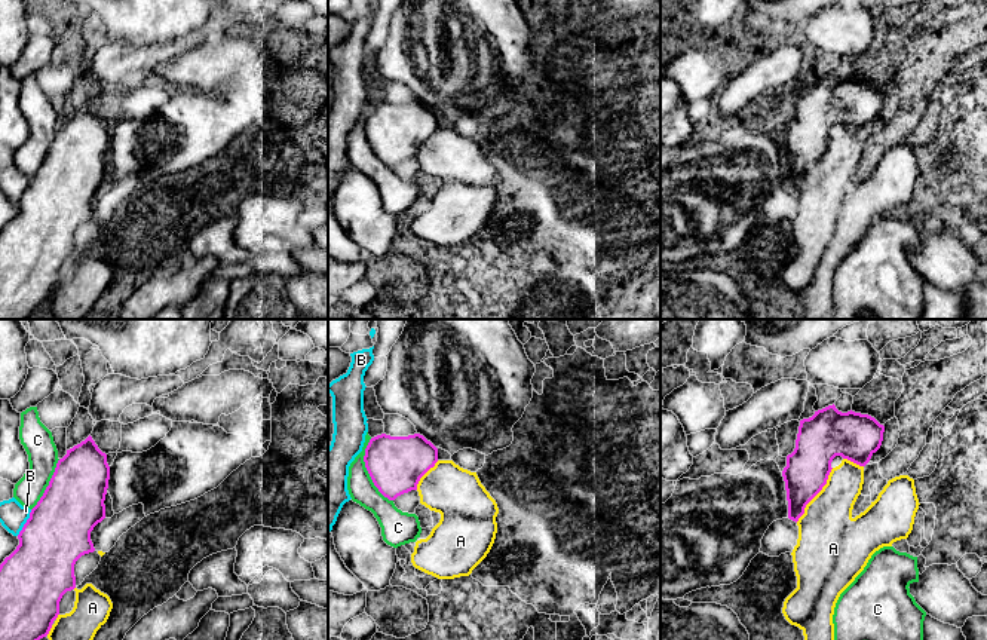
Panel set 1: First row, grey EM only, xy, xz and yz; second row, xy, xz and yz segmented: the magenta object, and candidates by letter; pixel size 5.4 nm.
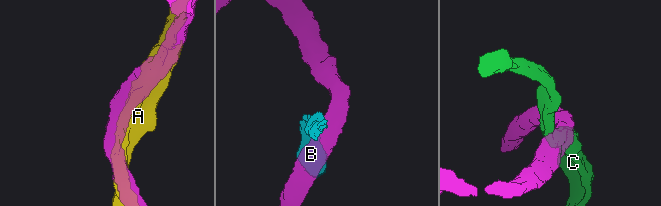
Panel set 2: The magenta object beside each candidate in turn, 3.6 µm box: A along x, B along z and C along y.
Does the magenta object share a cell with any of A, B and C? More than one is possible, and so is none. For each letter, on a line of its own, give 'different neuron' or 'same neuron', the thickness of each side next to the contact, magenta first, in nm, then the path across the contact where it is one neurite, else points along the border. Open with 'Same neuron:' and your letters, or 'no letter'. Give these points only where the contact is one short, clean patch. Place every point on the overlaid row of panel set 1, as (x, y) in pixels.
Same neuron: no letter
A: different neuron; 240 nm thick on the magenta side, 340 nm on the other
B: different neuron; 360 nm thick on the magenta side, 150 nm on the other; border along xy (31, 510), (17, 535)
C: different neuron; 300 nm thick on the magenta side, 140 nm on the other

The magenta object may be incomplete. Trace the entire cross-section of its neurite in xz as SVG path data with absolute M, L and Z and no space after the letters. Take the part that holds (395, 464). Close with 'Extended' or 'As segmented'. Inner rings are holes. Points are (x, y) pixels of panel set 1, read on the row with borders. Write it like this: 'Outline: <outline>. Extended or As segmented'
Outline: M381 434L370 440L364 462L378 492L395 500L417 490L420 478L438 462L438 448L420 434Z. As segmented

